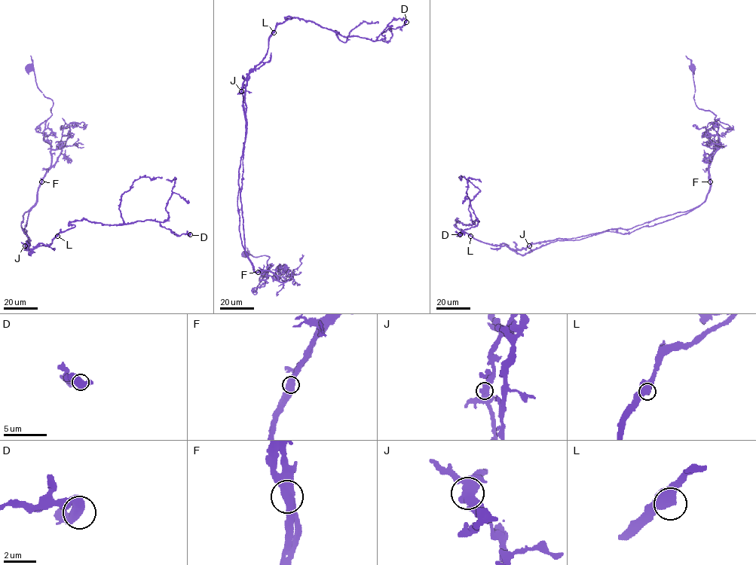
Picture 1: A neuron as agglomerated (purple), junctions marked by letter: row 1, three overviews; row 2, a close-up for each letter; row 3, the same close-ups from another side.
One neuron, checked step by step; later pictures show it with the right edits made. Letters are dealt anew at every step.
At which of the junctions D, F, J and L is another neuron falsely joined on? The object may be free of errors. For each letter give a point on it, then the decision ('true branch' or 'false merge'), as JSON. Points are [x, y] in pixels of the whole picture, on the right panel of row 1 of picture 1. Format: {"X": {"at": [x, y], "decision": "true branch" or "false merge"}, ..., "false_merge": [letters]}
{"D": {"at": [460, 234], "decision": "true branch"}, "F": {"at": [710, 181], "decision": "false merge"}, "J": {"at": [529, 245], "decision": "true branch"}, "L": {"at": [470, 236], "decision": "true branch"}, "false_merge": ["F"]}

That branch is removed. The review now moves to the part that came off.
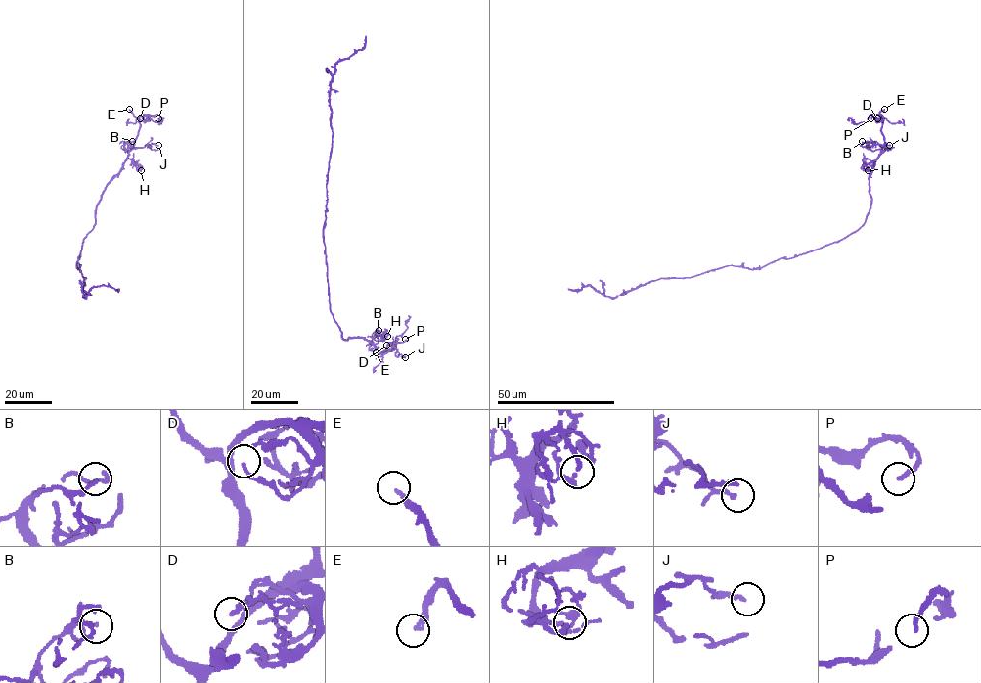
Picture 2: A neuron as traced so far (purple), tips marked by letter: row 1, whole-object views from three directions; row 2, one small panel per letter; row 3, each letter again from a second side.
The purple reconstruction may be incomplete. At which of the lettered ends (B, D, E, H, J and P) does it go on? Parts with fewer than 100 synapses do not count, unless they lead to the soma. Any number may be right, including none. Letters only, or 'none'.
E

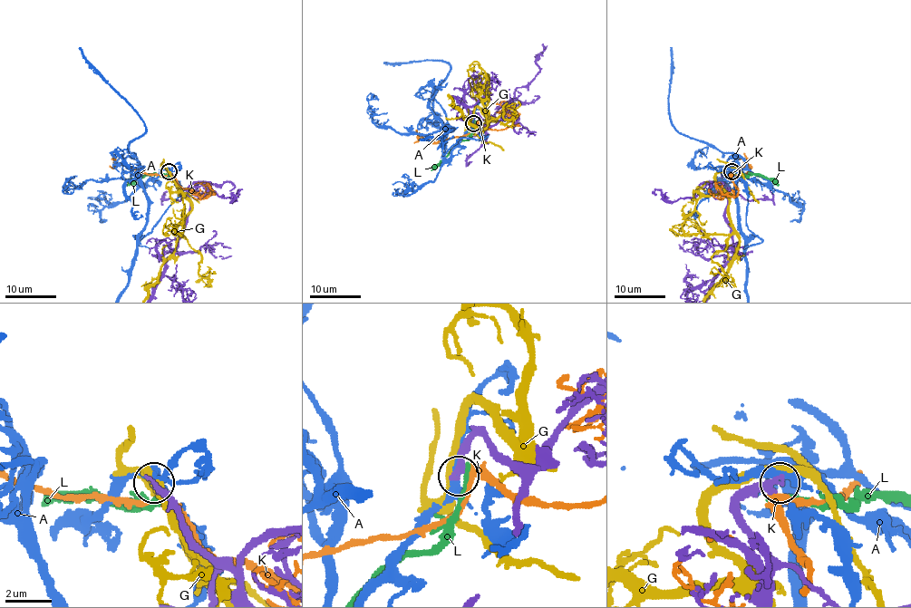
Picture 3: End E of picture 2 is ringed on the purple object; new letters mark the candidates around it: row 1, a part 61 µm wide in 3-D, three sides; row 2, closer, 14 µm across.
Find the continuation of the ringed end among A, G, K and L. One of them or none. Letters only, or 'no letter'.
no letter

